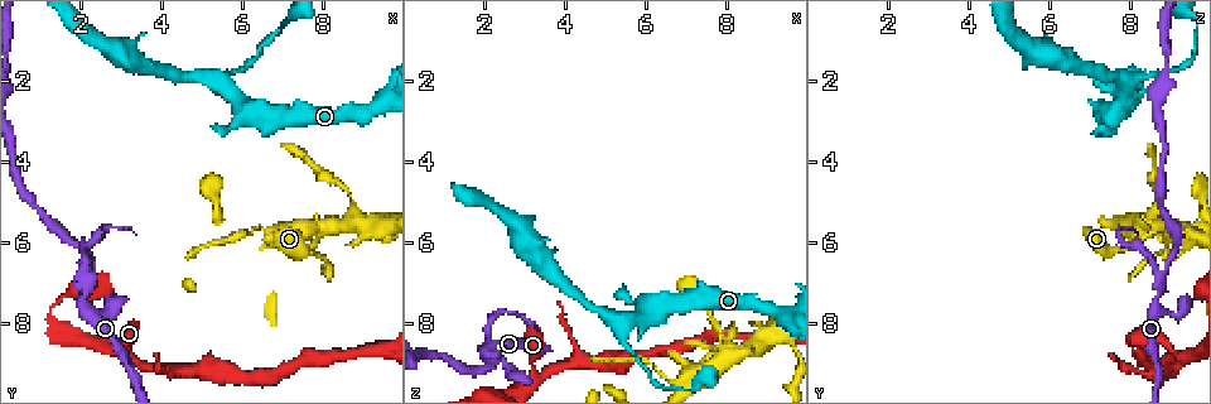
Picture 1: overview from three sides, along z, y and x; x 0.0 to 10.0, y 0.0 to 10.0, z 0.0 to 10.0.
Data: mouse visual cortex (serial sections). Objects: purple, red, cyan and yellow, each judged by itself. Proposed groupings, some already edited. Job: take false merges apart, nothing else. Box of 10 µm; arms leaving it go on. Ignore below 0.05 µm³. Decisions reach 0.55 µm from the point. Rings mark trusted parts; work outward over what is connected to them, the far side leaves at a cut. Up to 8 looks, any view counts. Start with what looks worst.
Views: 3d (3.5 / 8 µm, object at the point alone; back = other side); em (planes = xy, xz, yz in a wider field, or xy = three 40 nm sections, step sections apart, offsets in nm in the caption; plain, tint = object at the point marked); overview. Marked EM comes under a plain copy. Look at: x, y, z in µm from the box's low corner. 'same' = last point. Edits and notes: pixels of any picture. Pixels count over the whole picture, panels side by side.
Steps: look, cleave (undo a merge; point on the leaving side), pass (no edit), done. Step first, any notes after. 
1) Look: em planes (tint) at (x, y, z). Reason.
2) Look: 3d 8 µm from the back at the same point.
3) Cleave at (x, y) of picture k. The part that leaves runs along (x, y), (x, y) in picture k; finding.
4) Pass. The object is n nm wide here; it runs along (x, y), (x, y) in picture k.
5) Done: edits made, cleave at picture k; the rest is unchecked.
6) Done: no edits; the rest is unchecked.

Look: 3d 8 µm at (2.25, 6.90, 8.85). Narrows sharply.

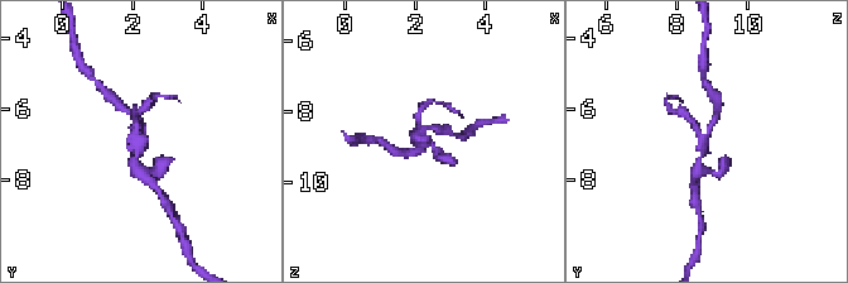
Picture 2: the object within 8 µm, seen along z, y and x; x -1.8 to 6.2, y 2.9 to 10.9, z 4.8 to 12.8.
Look: 3d 3.5 µm at the same point.

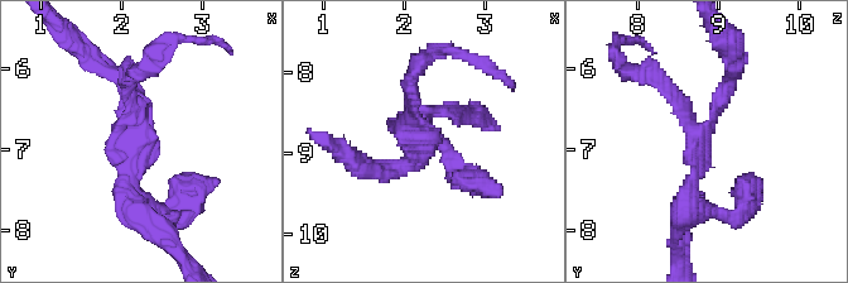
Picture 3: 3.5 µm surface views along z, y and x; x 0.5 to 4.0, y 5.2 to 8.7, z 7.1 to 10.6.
Cleave at (656, 77) of picture 3. The part that leaves runs along (684, 113), (653, 75), (624, 70), (620, 39) in picture 3; a second cell is stuck on.

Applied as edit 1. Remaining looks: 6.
Look: overview. See it whole again.

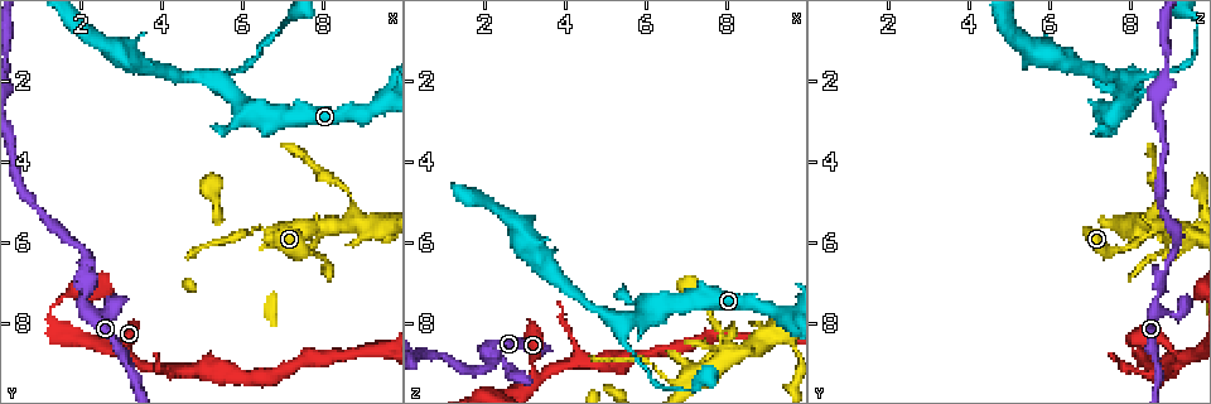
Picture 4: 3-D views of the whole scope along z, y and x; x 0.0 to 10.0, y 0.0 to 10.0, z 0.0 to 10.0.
Look: em xy step 2 (tint) at (5.50, 2.05, 7.90). Sharp bend.

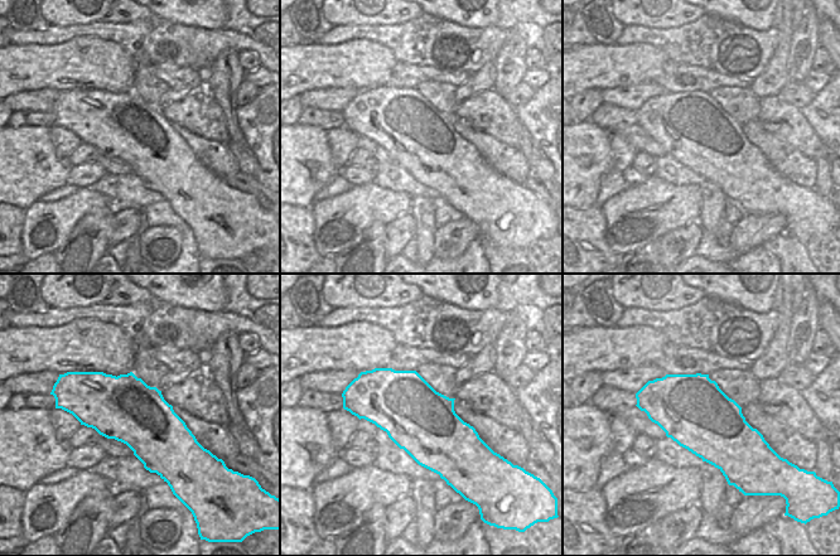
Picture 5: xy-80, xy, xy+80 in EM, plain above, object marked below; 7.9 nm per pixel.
Look: 3d 3.5 µm at the same point.

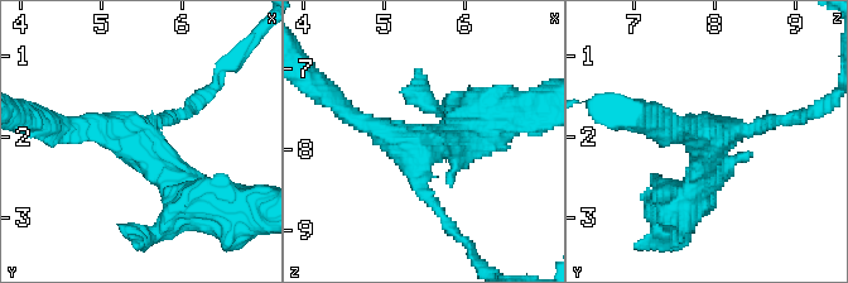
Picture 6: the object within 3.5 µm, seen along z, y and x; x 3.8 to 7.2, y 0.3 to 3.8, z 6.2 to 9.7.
Pass. It runs along (198, 202), (136, 140), (63, 129) in picture 6; all the same cell.

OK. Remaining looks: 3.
Look: 3d 3.5 µm at (8.00, 5.65, 8.70). Three arms meet.

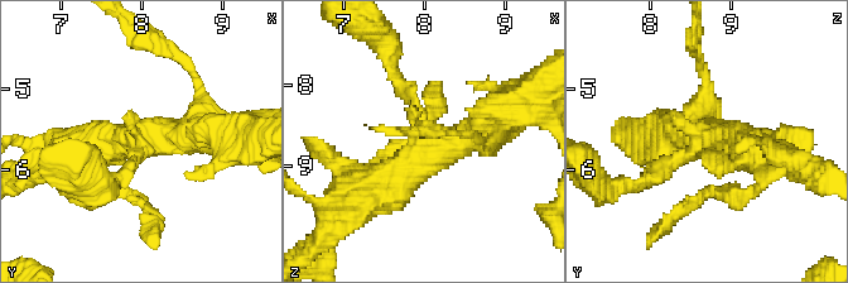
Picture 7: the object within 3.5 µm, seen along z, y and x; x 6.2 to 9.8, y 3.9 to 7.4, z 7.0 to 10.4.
Look: em xy step 3 (tint) at (8.00, 5.60, 8.80).

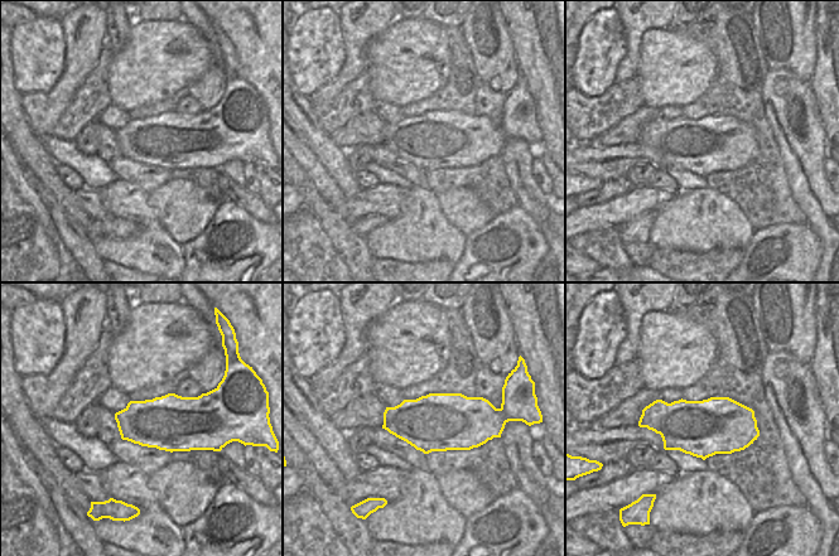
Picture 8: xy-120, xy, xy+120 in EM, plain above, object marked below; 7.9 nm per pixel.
Look: em xy step 2 (tint) at the same point.

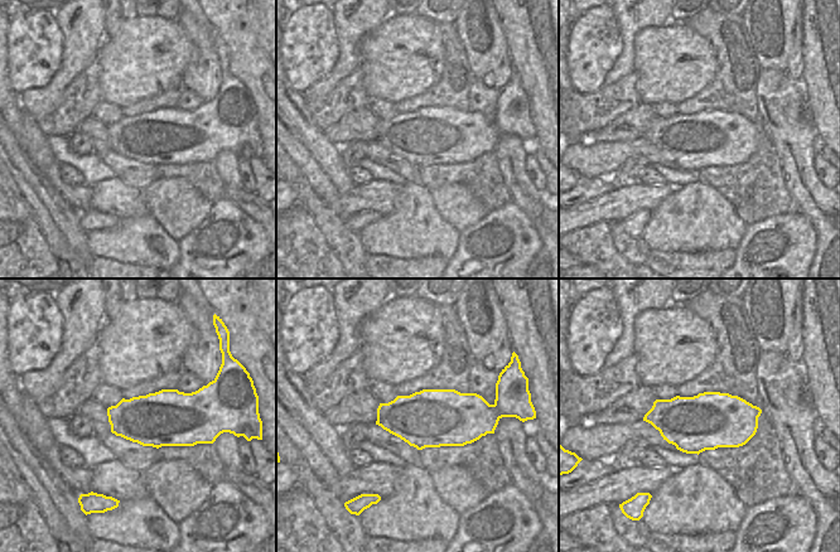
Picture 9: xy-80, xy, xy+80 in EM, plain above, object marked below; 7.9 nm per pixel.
Pass. It runs along (117, 180), (144, 137), (217, 133) in picture 7; continuous, no second cell.

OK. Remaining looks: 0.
Done: edits made, cleave at picture 3; the rest is unchecked.

